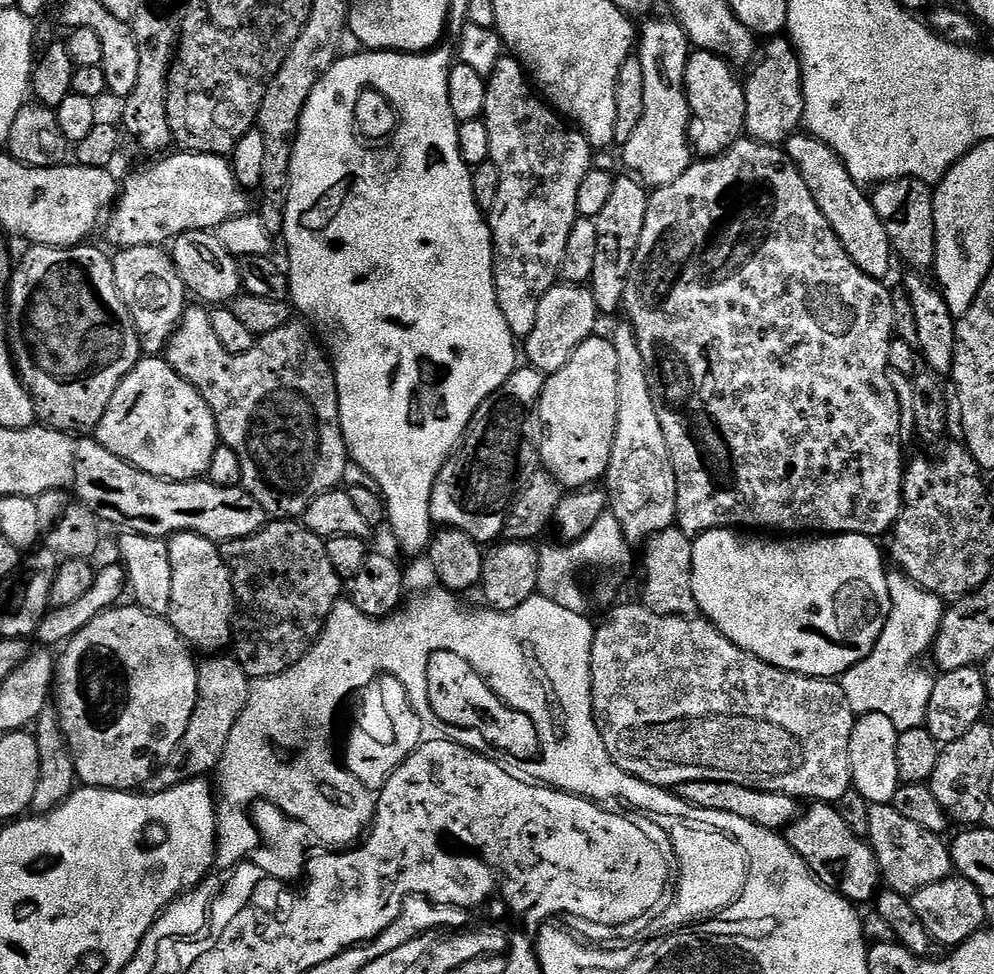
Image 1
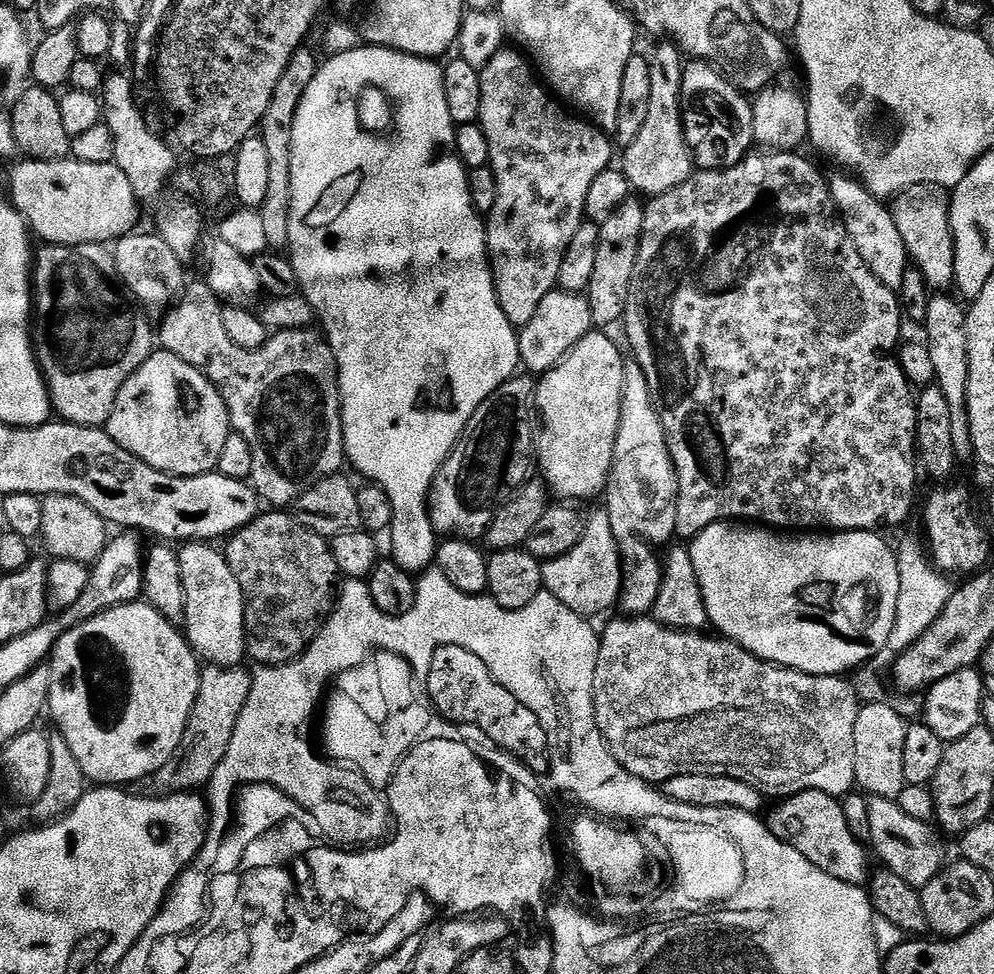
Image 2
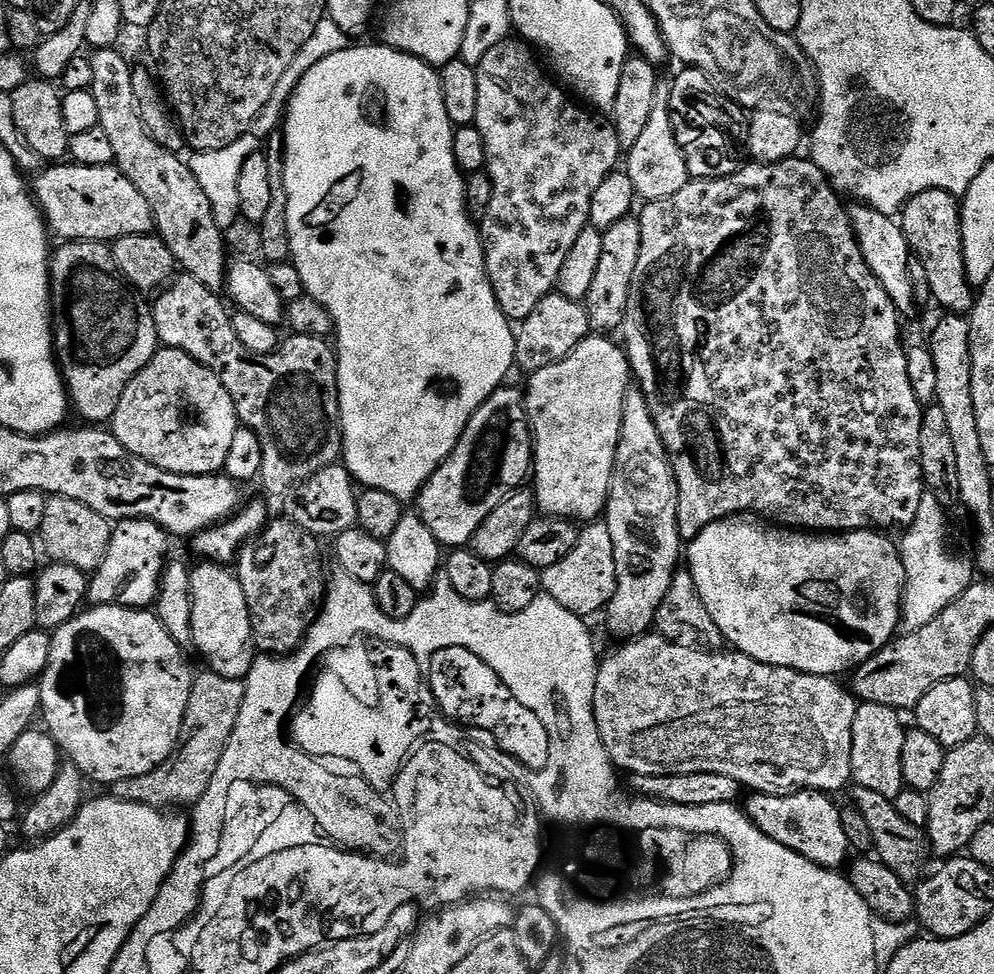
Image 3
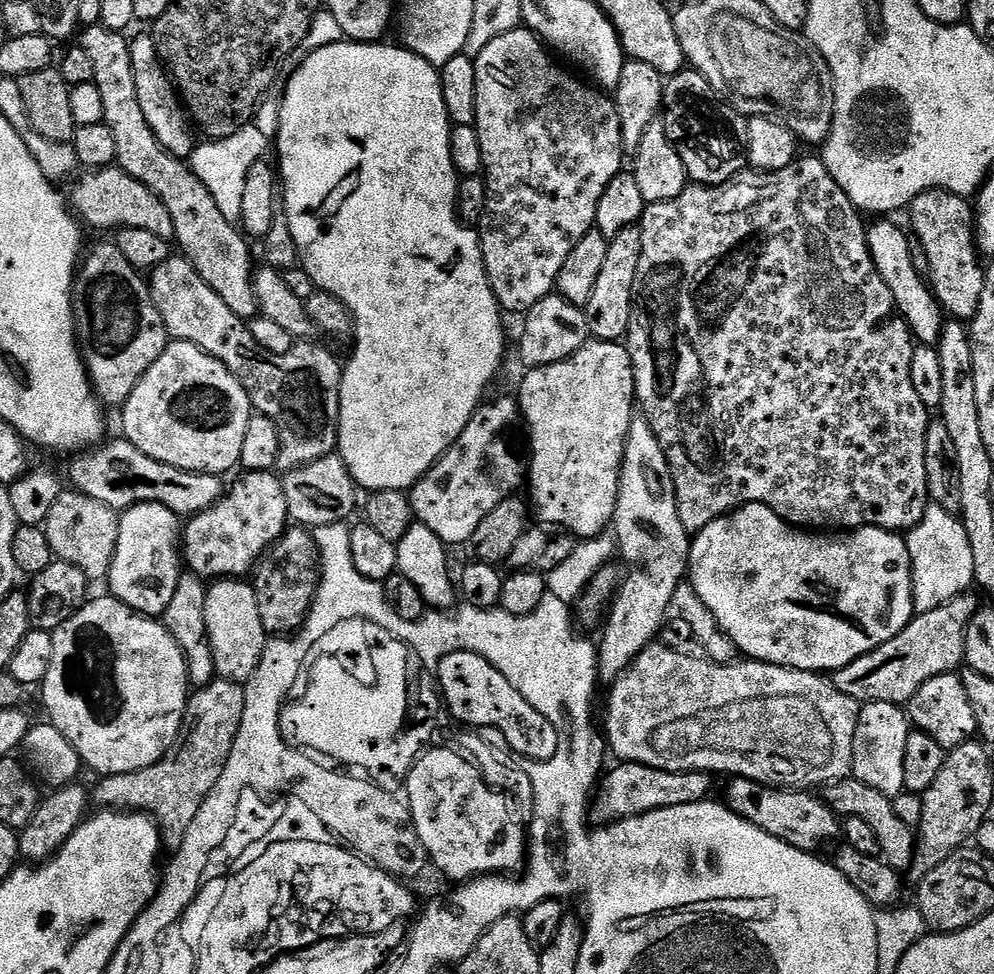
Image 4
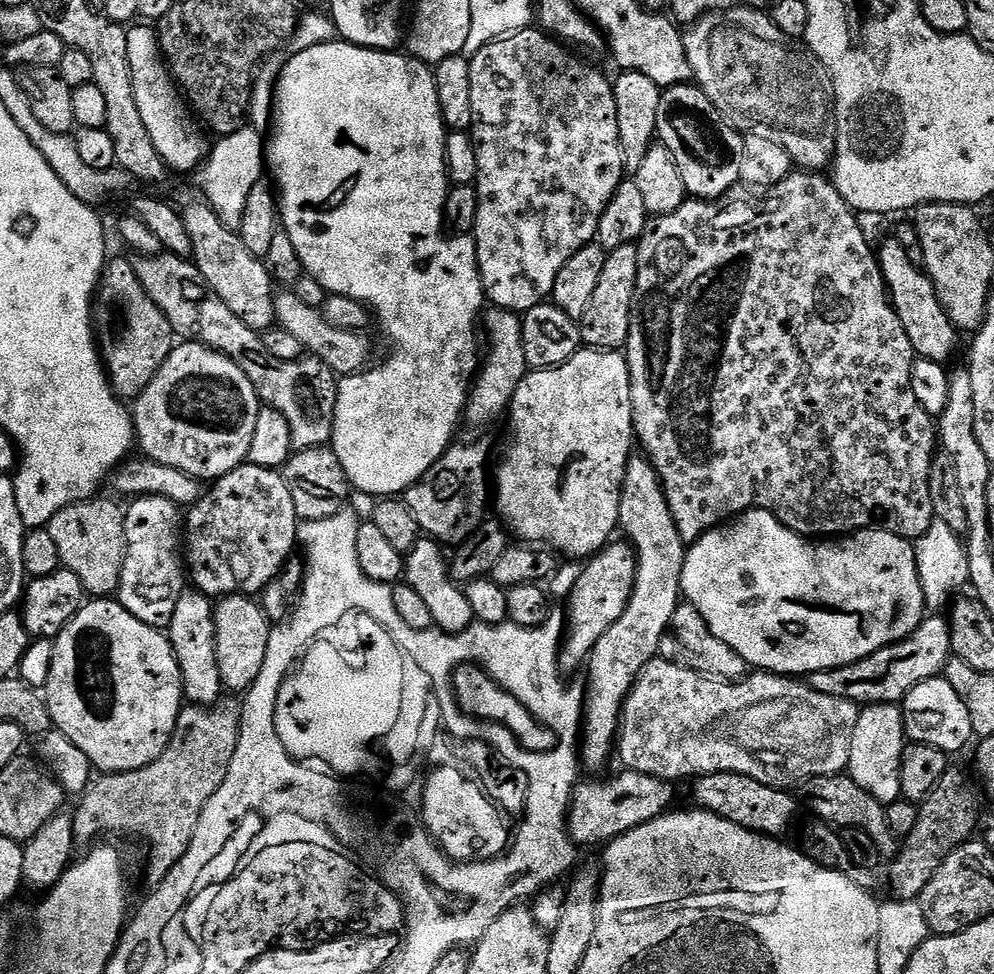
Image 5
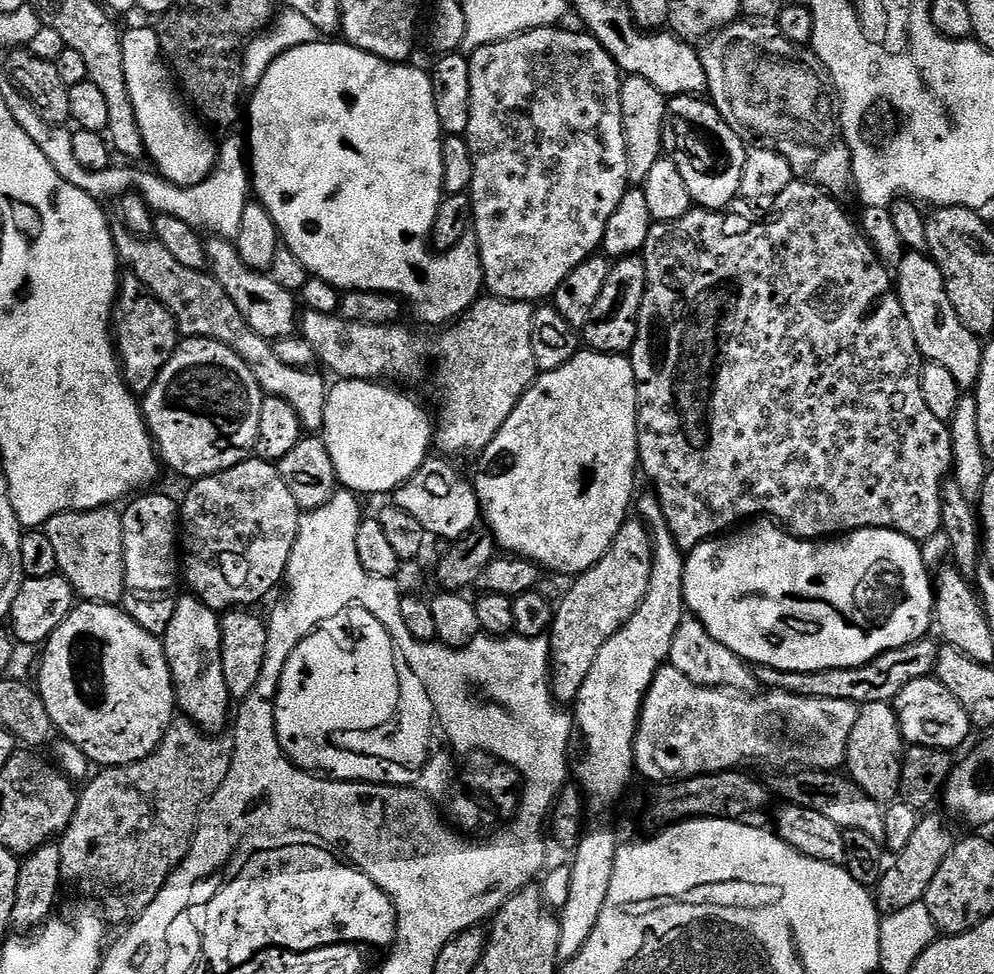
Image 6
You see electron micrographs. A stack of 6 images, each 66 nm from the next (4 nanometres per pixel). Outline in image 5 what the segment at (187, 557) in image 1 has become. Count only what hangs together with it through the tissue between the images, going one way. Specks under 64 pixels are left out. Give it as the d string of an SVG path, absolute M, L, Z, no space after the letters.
M225 596L215 605L212 617L216 631L216 661L220 683L237 694L243 694L262 674L262 661L266 659L266 642L270 624L255 599L247 596Z

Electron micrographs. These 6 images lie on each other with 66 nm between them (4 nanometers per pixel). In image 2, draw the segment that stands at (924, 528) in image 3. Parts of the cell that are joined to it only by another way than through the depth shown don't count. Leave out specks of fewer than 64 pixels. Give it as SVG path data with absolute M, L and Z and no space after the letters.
M914 536L906 537L900 544L897 543L895 553L899 574L898 610L895 612L895 626L888 639L887 649L899 654L917 641L937 620L954 588L943 573L936 571L921 539L919 541Z

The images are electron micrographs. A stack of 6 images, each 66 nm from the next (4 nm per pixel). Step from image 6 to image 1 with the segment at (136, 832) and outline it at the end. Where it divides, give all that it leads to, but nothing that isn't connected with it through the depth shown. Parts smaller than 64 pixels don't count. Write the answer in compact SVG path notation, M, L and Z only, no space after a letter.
M212 654L208 661L199 665L200 669L200 693L198 694L198 702L194 706L194 714L190 718L190 726L186 730L186 734L182 738L182 742L174 750L174 754L168 760L166 771L168 771L169 785L180 783L182 780L194 780L205 777L208 773L212 773L219 769L220 761L224 758L226 750L226 742L230 742L230 734L234 734L234 724L238 722L238 718L242 714L242 710L246 710L248 699L250 698L250 690L252 689L252 680L248 672L244 669L244 665L240 663L235 655L220 656L224 654Z

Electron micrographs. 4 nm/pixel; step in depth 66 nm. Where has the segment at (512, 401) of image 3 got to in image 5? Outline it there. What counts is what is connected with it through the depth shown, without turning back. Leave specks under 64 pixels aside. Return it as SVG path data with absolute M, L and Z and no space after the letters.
M453 443L447 452L430 466L426 475L403 493L404 505L414 514L421 533L433 536L441 545L459 546L484 523L484 503L490 500L490 480L484 477L488 448L484 444Z

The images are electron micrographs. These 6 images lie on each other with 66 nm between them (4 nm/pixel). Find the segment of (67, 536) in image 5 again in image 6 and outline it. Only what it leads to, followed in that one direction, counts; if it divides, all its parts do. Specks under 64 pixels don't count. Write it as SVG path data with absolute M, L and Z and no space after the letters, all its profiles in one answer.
M115 507L95 508L89 512L63 512L46 521L42 531L54 545L59 575L68 579L81 601L114 605L123 601L123 518Z

